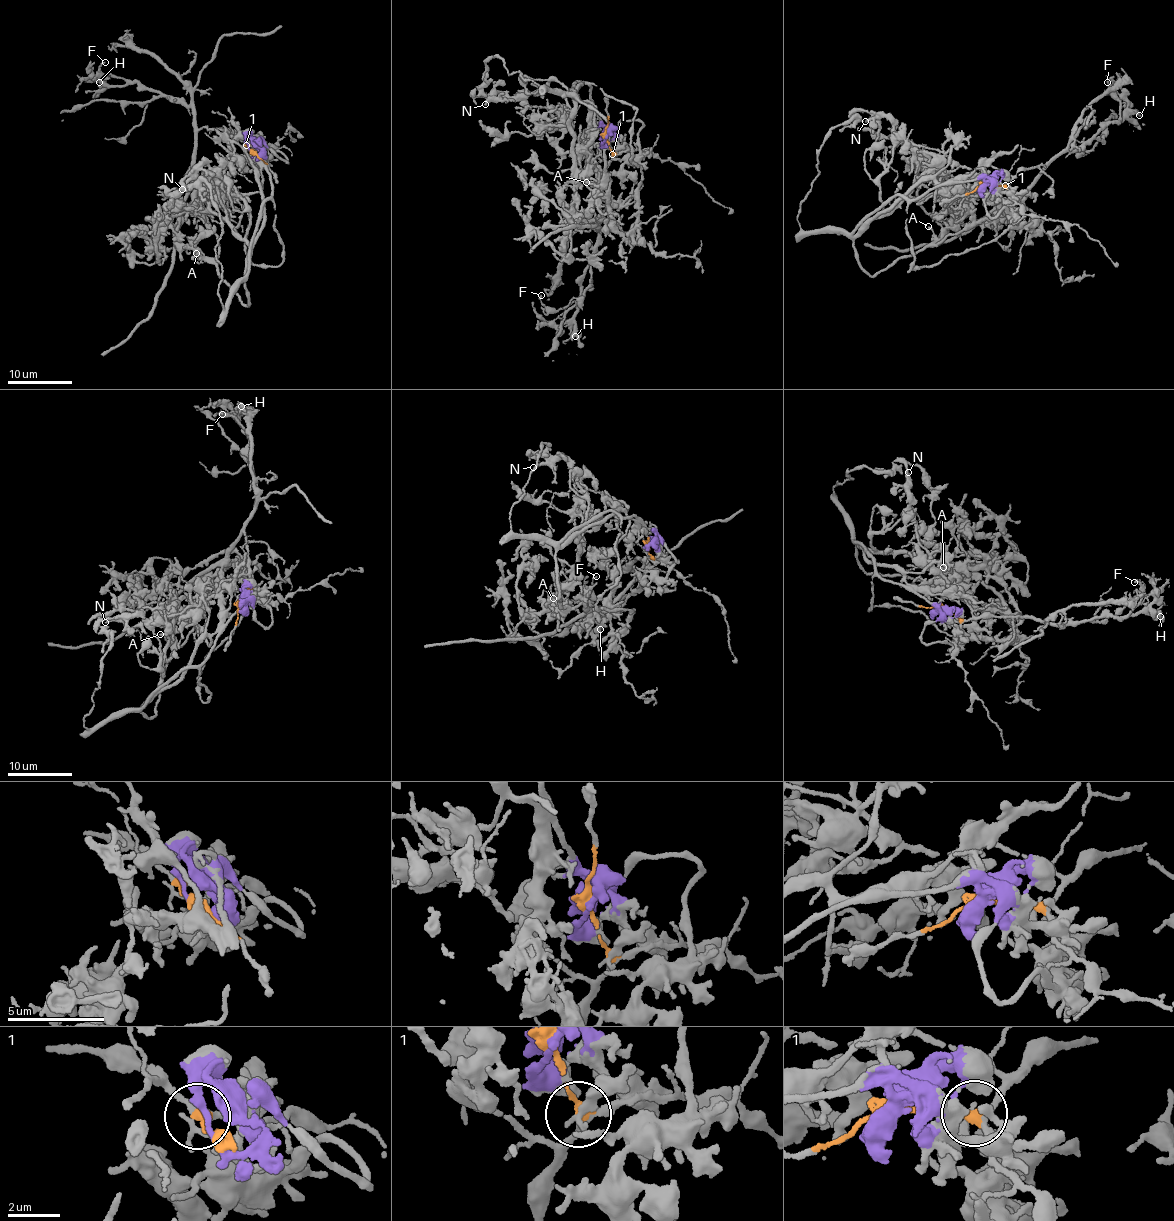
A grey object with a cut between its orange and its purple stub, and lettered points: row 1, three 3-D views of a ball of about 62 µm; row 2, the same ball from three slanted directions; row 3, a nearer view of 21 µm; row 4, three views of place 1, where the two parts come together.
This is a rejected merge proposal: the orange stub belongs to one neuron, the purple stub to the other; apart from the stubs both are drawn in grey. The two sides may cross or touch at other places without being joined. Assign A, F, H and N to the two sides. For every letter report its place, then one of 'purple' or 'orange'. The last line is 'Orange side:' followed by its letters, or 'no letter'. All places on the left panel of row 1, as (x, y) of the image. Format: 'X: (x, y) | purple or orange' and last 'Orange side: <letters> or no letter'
A: (196, 253) | purple
F: (105, 62) | orange
H: (99, 82) | orange
N: (182, 189) | purple
Orange side: F, H

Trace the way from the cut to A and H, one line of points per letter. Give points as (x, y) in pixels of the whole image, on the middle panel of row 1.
A: (606, 137), (609, 129), (595, 108), (580, 99), (580, 85), (578, 99), (610, 127), (605, 180), (586, 181)
H: (606, 136), (612, 159), (606, 166), (597, 246), (585, 273), (571, 330), (575, 336)

